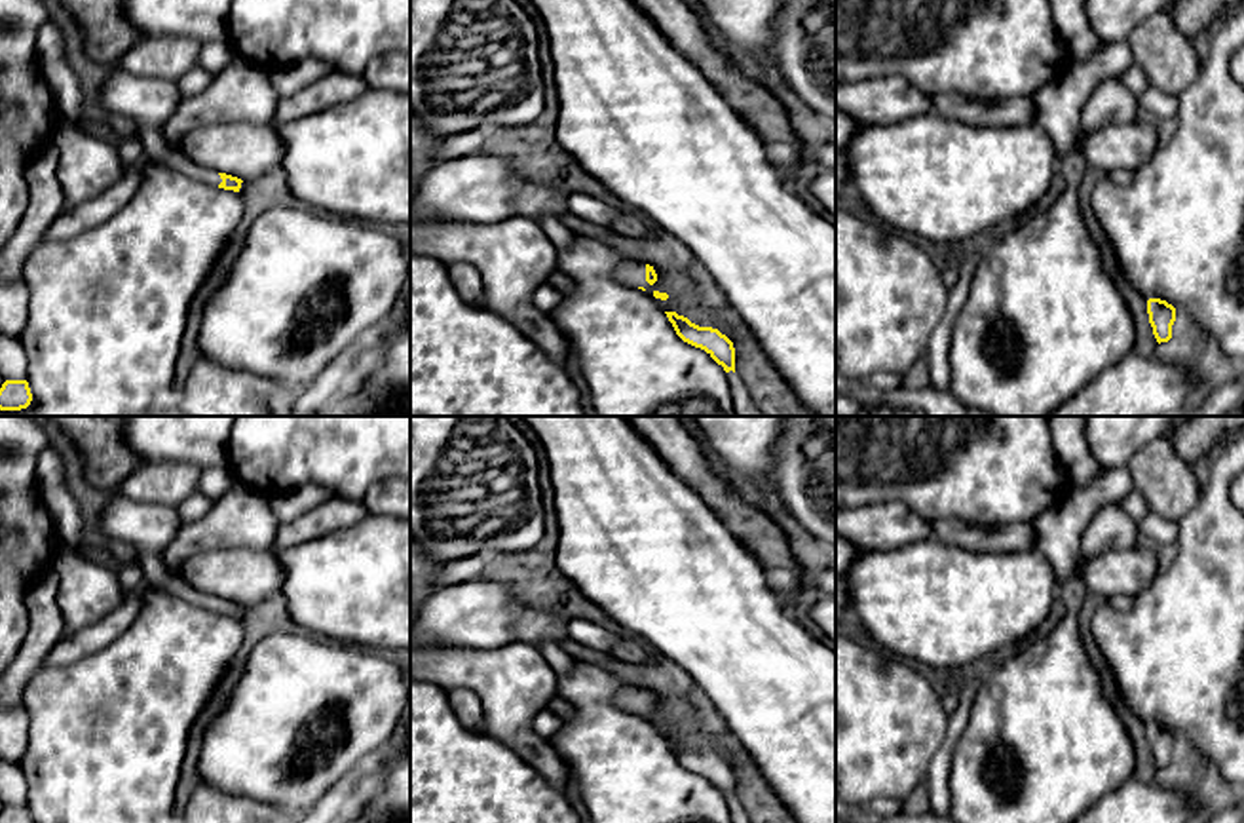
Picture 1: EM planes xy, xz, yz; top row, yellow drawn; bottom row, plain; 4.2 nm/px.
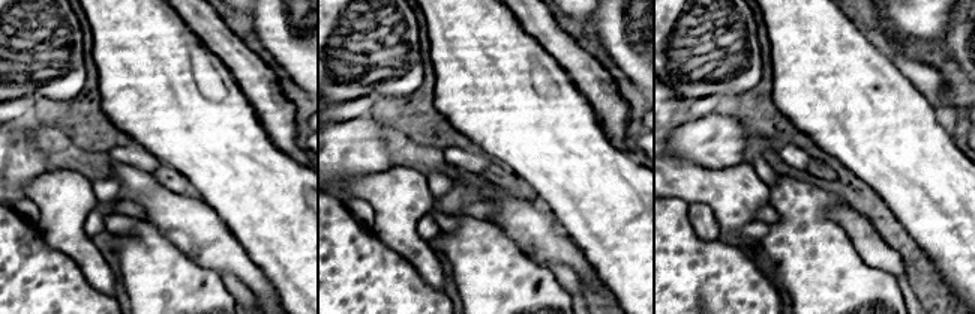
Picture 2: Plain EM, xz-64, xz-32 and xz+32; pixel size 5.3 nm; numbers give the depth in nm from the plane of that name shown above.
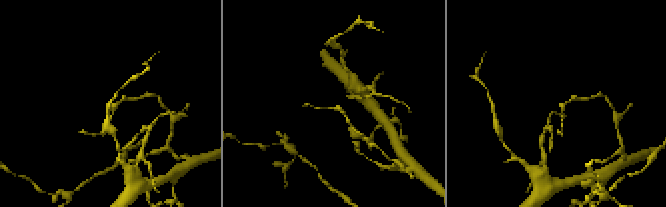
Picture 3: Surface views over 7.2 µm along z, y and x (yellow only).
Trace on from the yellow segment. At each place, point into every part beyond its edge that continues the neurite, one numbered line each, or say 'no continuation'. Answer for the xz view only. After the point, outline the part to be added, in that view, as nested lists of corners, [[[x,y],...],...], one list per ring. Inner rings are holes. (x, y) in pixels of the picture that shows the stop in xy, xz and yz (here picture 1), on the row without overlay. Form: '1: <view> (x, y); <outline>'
1: xz (633, 700); [[[625,688],[613,698],[615,705],[629,711],[629,713],[644,713],[651,715],[646,707],[646,690],[640,688]]]

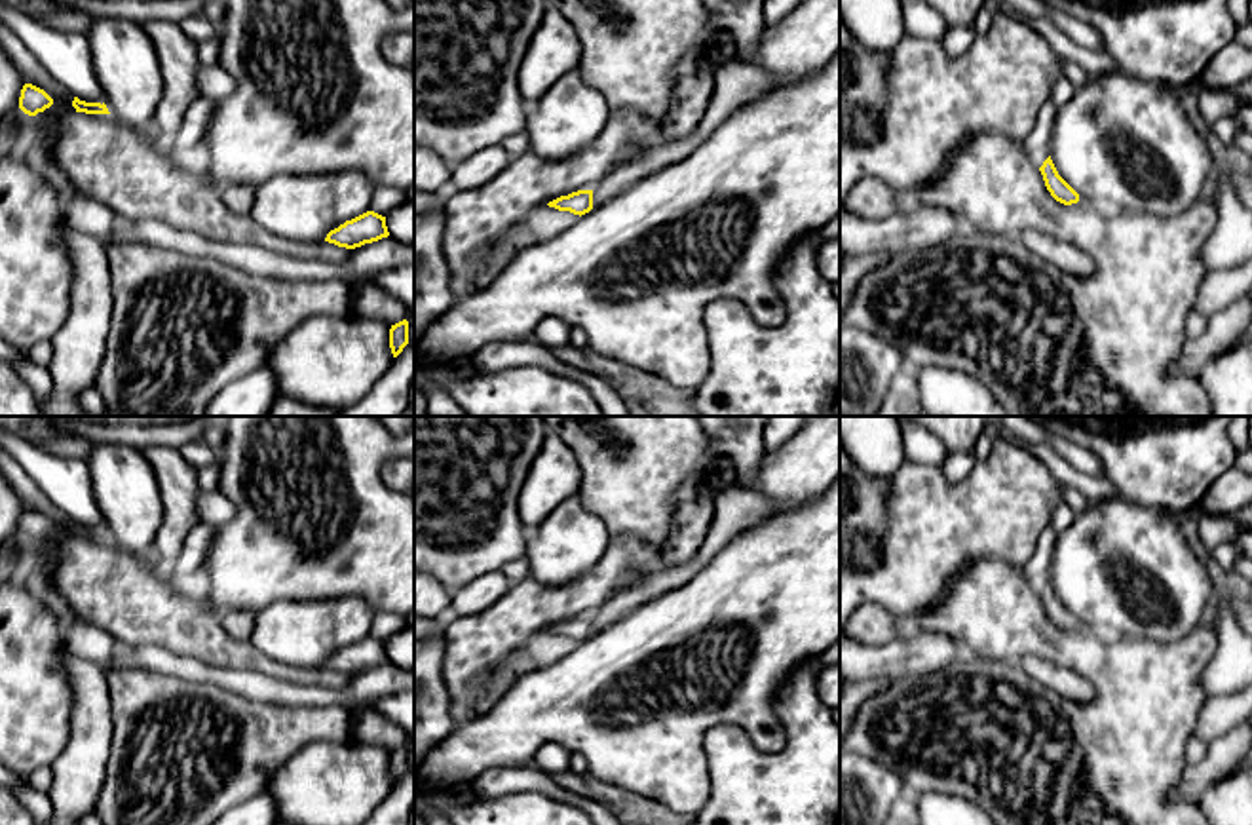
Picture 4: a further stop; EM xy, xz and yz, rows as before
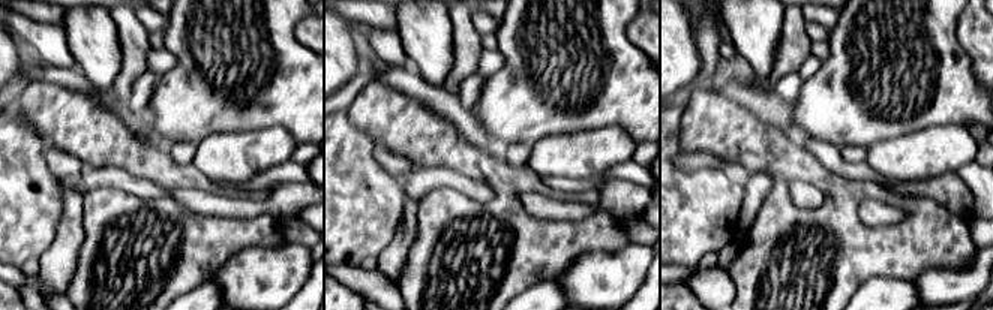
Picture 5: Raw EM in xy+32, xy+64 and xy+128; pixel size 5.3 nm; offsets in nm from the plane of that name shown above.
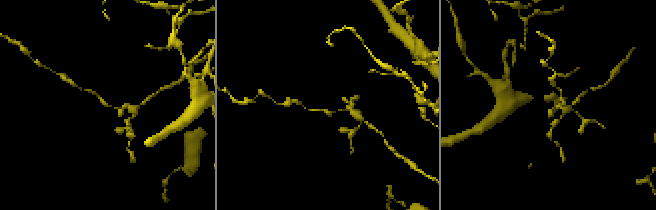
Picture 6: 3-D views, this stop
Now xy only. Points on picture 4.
no continuation

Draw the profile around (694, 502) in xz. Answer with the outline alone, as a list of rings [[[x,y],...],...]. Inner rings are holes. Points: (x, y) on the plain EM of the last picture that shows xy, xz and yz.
[[[688,481],[674,492],[674,515],[661,547],[661,565],[676,566],[695,557],[714,515],[714,494],[703,481]]]

